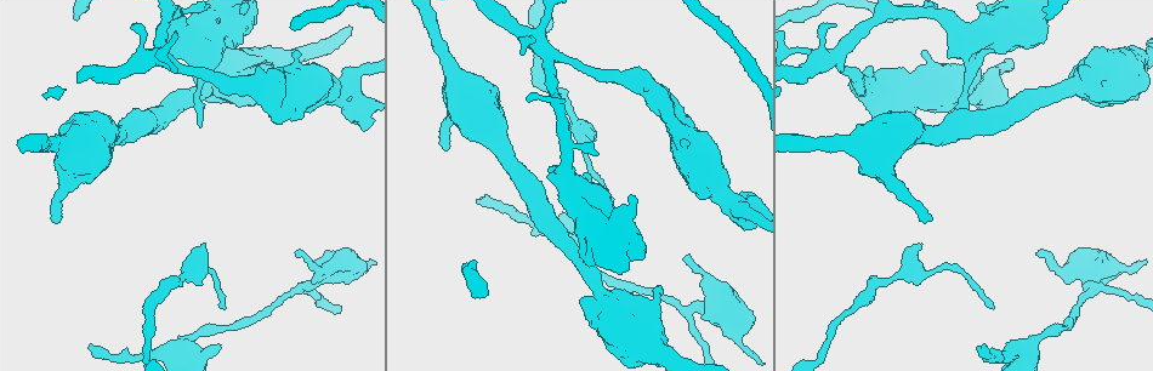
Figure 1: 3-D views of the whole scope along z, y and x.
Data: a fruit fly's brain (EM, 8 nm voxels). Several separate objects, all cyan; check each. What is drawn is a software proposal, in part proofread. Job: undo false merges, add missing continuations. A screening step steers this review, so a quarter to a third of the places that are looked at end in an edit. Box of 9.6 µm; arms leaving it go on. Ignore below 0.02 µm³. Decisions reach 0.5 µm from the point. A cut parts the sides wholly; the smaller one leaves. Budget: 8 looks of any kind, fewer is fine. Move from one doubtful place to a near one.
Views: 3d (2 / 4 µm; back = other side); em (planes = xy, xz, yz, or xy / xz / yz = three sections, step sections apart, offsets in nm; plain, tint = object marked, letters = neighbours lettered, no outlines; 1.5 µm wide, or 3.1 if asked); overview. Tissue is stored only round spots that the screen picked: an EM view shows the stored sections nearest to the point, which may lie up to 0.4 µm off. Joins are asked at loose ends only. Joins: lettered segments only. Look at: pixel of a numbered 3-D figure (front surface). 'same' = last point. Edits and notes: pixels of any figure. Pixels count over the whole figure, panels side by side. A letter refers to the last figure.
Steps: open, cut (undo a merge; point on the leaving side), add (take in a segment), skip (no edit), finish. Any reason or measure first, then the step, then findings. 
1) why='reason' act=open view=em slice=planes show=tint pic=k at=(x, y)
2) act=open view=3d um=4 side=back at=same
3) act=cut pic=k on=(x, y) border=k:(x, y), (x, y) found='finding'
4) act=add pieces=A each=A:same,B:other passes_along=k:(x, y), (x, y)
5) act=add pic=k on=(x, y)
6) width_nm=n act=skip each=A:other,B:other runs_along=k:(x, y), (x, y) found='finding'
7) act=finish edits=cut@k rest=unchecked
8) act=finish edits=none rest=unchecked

why='an open end' act=open view=em slice=xz step=4 show=letters pic=1 at=(441, 144)

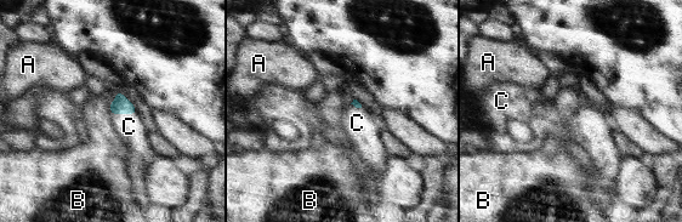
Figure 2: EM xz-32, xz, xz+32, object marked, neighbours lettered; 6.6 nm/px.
act=add pieces=C each=A:other,B:other,C:same passes_along=2:(121, 104), (124, 113), (129, 126) found='the neuron continues'

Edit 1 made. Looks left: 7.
why='free end' act=open view=em slice=planes show=letters pic=1 at=(918, 246)

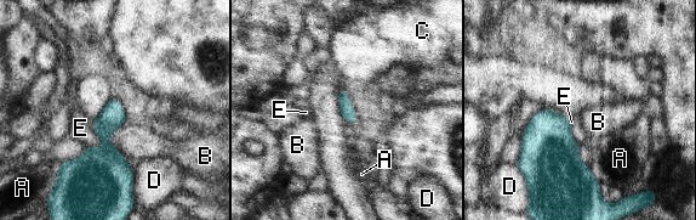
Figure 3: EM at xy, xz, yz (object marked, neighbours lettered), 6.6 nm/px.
act=skip each=A:other,B:other,C:other,D:other,E:other border=3:(124, 123), (109, 142), (125, 158) found='no lettered segment goes on from it'

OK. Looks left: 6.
why='thin end' act=open view=em slice=yz step=4 show=letters pic=1 at=(519, 53)

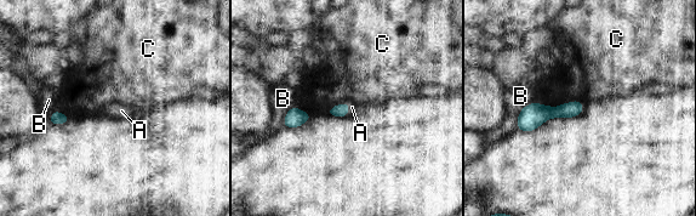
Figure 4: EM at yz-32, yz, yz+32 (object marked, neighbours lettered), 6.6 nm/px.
act=open view=em slice=planes show=letters at=same

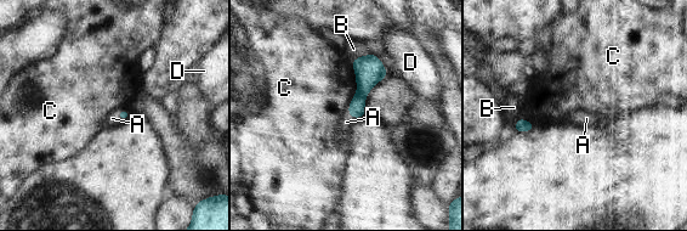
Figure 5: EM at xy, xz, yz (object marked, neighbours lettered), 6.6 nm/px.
act=add pieces=A each=A:same,B:other,C:other,D:other passes_along=5:(124, 114), (118, 116), (112, 118) found='it goes on there'

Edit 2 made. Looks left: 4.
act=finish edits=add@2,add@5 rest=unchecked

